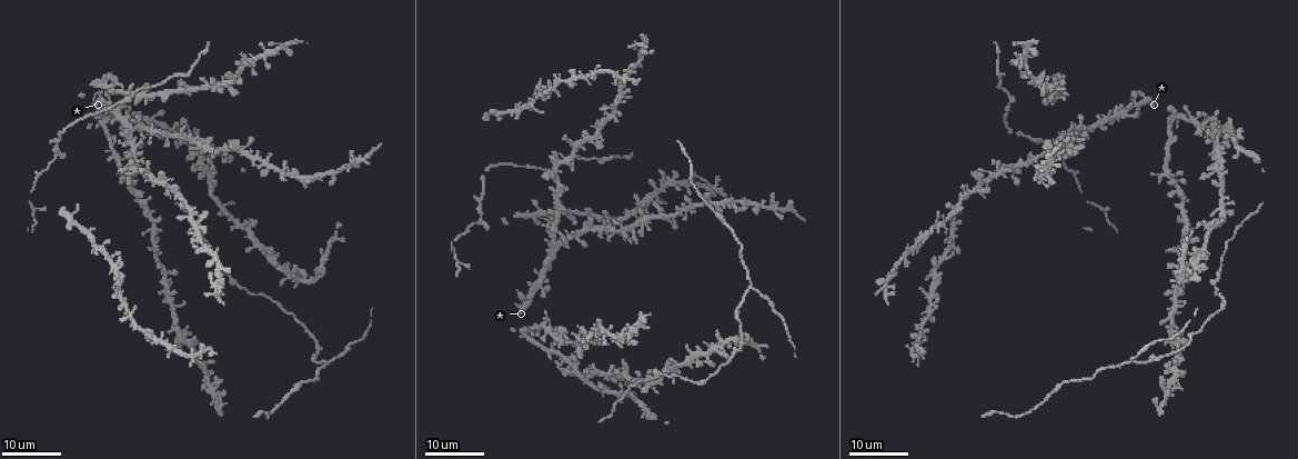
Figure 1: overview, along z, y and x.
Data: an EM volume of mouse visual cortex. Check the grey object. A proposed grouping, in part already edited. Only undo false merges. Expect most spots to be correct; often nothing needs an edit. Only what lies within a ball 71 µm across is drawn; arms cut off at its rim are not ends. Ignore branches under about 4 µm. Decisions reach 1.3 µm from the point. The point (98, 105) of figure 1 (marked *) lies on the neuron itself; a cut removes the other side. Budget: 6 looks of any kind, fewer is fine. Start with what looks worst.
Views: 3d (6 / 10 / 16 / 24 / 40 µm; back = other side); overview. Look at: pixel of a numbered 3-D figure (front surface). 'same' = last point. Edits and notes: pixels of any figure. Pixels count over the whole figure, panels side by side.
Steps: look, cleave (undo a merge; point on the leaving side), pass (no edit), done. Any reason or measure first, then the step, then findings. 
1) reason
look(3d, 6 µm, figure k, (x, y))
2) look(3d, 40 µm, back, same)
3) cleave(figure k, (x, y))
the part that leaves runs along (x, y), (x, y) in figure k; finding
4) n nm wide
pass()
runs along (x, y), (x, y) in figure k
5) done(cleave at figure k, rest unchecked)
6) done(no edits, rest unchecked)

look(3d, 24 µm, figure 1, (649, 387))

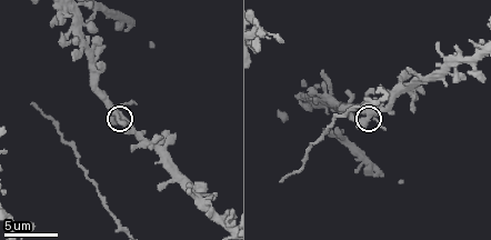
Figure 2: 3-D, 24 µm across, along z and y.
look(3d, 10 µm, figure 2, (366, 119))

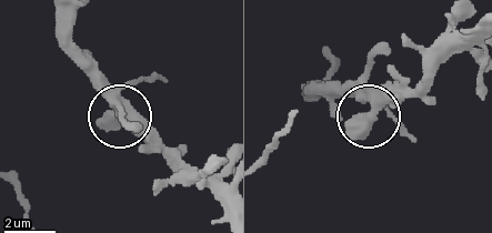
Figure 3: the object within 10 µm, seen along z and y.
510 nm wide
pass()
all the same neuron

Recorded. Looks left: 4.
look(3d, 24 µm, figure 1, (140, 99))

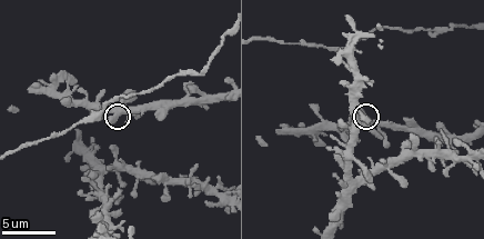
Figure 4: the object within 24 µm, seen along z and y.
look(3d, 6 µm, figure 4, (115, 114))

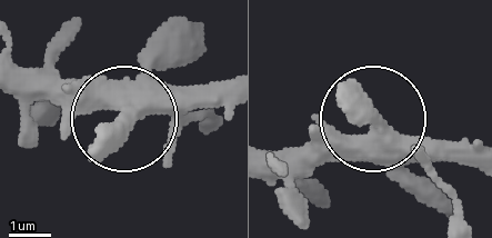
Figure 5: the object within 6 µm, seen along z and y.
pass()
one neuron here

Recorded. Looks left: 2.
done(no edits, rest unchecked)

